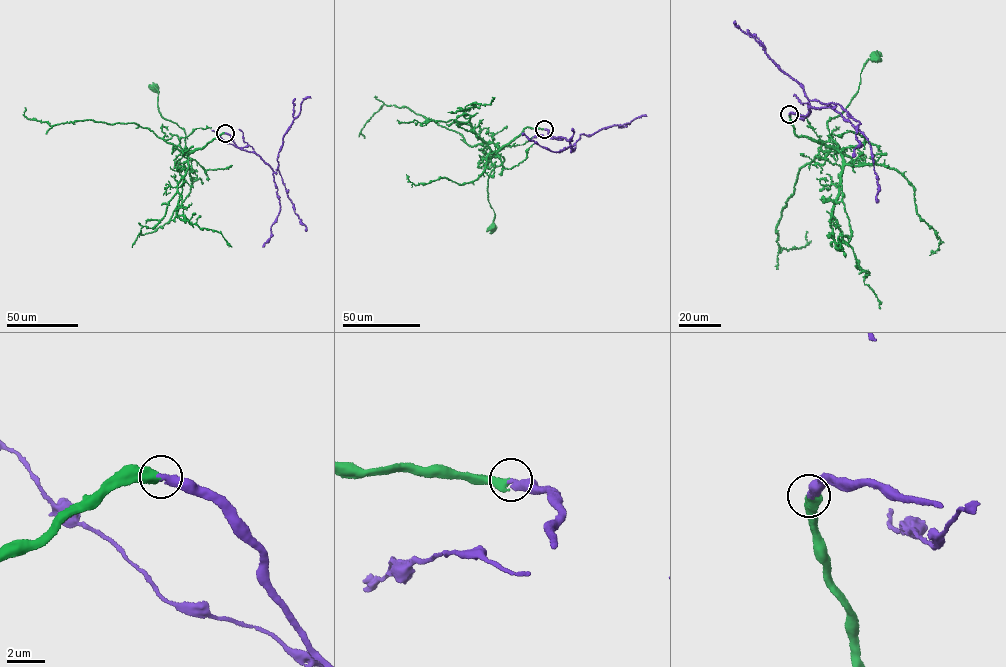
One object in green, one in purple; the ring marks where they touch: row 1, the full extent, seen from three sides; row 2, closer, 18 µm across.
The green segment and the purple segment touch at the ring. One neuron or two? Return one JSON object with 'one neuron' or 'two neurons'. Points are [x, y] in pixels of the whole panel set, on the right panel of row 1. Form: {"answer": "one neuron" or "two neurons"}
{"answer": "one neuron"}

